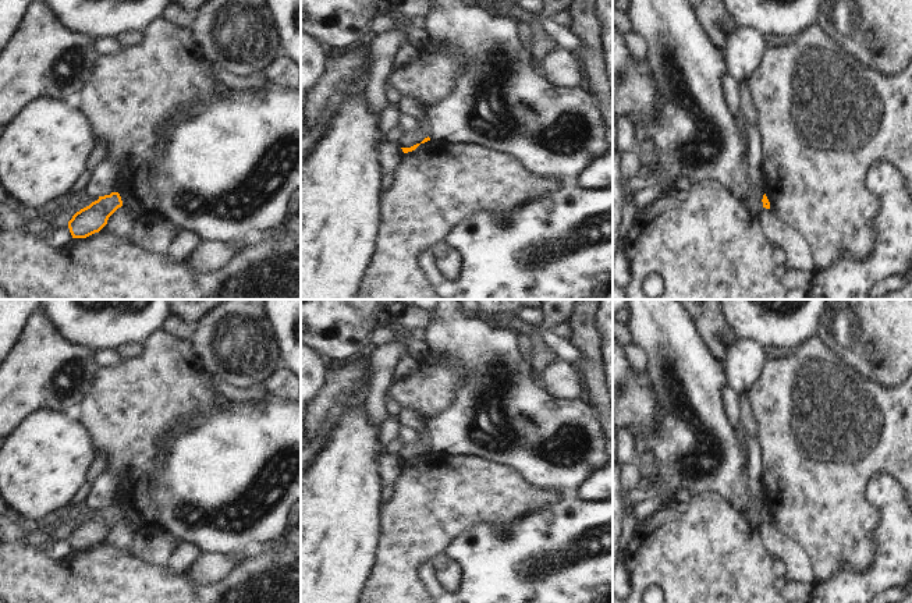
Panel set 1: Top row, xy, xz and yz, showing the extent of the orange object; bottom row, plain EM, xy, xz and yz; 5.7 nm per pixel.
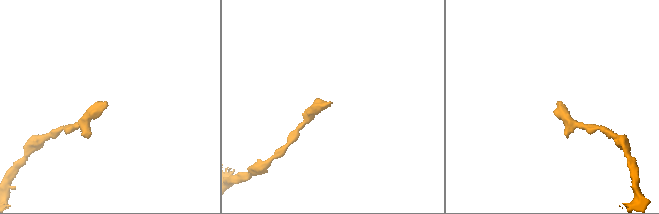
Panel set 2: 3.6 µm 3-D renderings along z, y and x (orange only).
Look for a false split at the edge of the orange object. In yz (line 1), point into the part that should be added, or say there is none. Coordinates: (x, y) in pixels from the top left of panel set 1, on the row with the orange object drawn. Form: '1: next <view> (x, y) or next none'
1: next none

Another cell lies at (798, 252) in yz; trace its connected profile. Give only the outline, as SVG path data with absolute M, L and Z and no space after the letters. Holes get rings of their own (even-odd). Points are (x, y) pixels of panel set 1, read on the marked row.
M763 207L757 214L764 235L785 251L788 269L815 270L813 253L805 235L792 224L783 220L770 209Z

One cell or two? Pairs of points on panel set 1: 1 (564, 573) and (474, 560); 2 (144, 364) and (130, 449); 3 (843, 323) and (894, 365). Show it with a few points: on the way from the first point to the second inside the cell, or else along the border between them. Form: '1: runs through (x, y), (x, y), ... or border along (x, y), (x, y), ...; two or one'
1: runs through (542, 581), (515, 581), (496, 563); one
2: runs through (144, 385), (144, 393), (130, 407), (130, 428); one
3: runs through (857, 330), (868, 333), (886, 351); one

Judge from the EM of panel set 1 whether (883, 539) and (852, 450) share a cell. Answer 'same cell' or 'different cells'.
different cells

